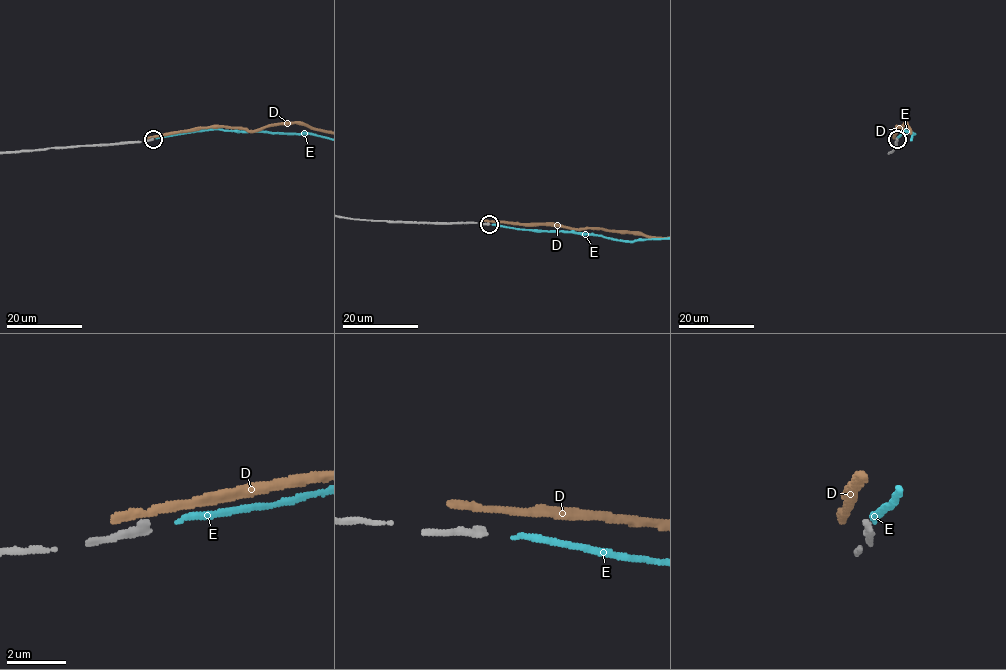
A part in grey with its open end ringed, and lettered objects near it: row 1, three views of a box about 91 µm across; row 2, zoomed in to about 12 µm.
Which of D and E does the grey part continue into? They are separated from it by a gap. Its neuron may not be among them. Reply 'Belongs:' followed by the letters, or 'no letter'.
Belongs: no letter

